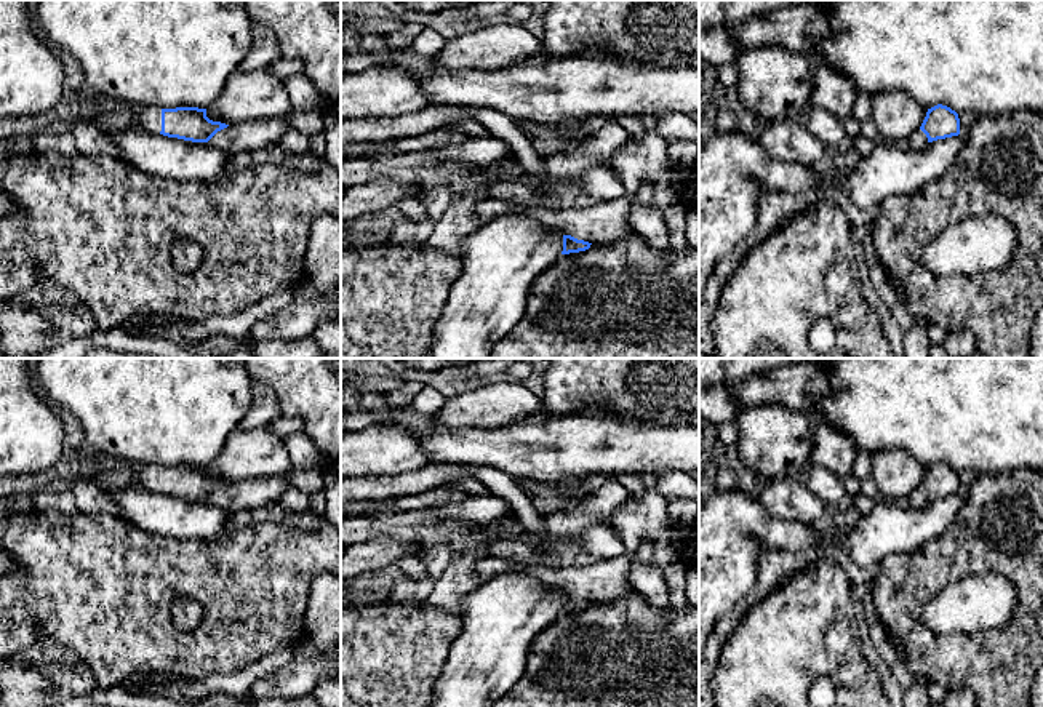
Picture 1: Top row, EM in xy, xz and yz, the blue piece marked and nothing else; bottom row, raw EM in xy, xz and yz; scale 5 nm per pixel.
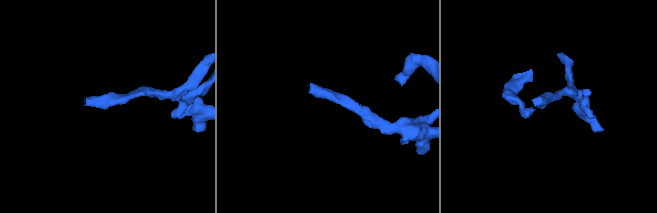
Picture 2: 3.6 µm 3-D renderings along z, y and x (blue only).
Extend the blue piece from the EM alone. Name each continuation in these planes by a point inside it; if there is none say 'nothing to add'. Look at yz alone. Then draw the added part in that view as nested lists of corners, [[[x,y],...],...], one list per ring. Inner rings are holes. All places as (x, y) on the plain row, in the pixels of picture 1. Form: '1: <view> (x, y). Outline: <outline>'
1: yz (919, 498). Outline: [[[917,488],[909,497],[909,505],[912,507],[921,507],[928,502],[928,496],[921,488]]]

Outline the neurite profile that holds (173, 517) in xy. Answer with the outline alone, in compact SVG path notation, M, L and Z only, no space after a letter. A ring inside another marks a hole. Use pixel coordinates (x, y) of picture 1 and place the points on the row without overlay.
M141 486L107 488L128 523L154 536L208 542L221 536L227 512L208 501L192 501Z

